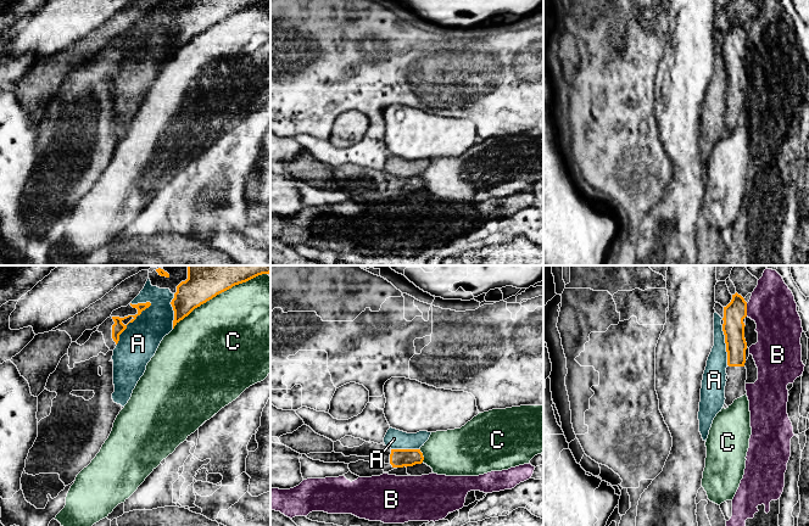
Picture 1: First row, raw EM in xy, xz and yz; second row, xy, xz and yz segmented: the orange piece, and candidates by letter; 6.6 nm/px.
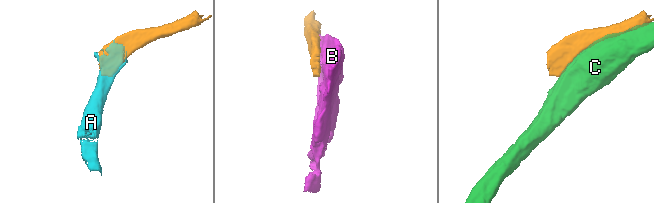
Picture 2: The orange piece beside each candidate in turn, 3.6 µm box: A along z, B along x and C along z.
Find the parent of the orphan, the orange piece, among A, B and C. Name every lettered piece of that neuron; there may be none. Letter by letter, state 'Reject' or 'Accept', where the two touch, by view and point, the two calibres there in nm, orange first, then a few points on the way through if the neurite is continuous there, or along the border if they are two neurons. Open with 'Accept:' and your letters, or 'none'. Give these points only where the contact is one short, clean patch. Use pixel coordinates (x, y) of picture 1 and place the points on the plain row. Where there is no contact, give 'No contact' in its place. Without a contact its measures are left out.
Accept: none
A: Reject. Touches orange at xy (130, 49). Thickness 80 nm (orange) against 260 nm
B: Reject. Touches orange at yz (746, 37). Thickness 150 nm (orange) against 300 nm
C: Reject. Touches orange at xy (219, 20). Thickness 200 nm (orange) against 480 nm

